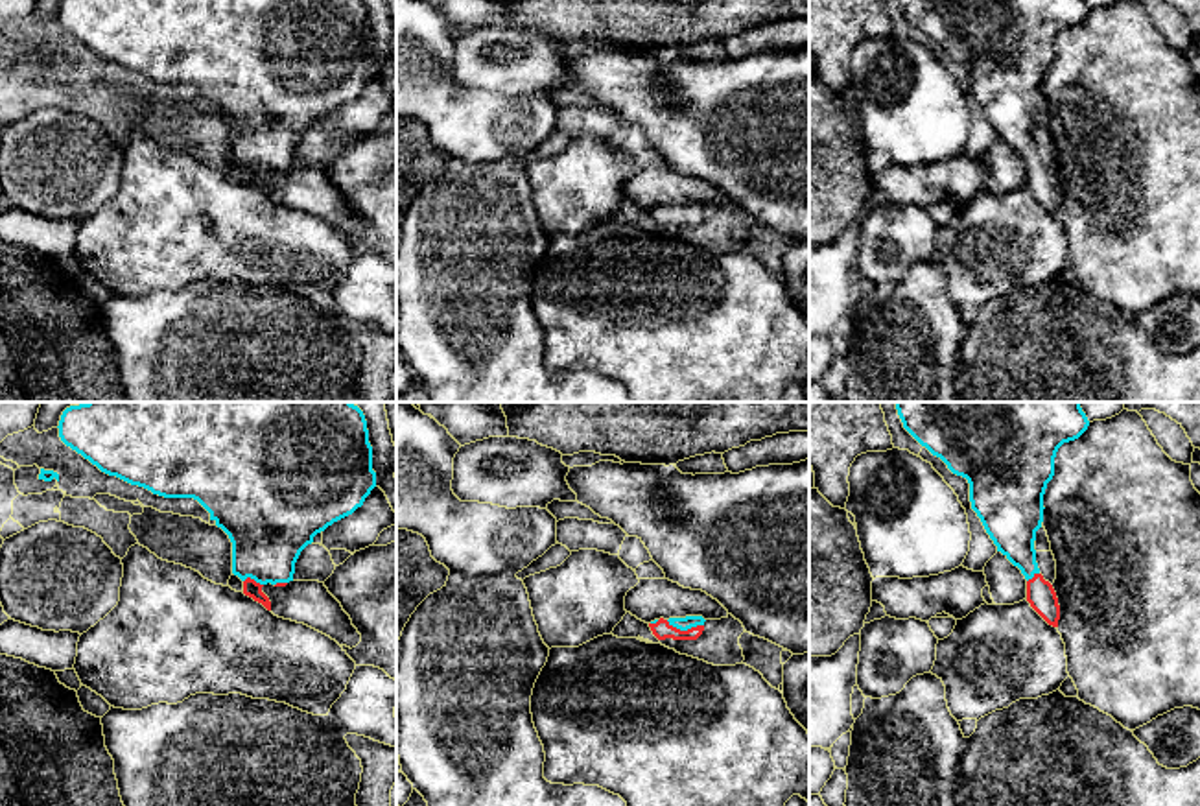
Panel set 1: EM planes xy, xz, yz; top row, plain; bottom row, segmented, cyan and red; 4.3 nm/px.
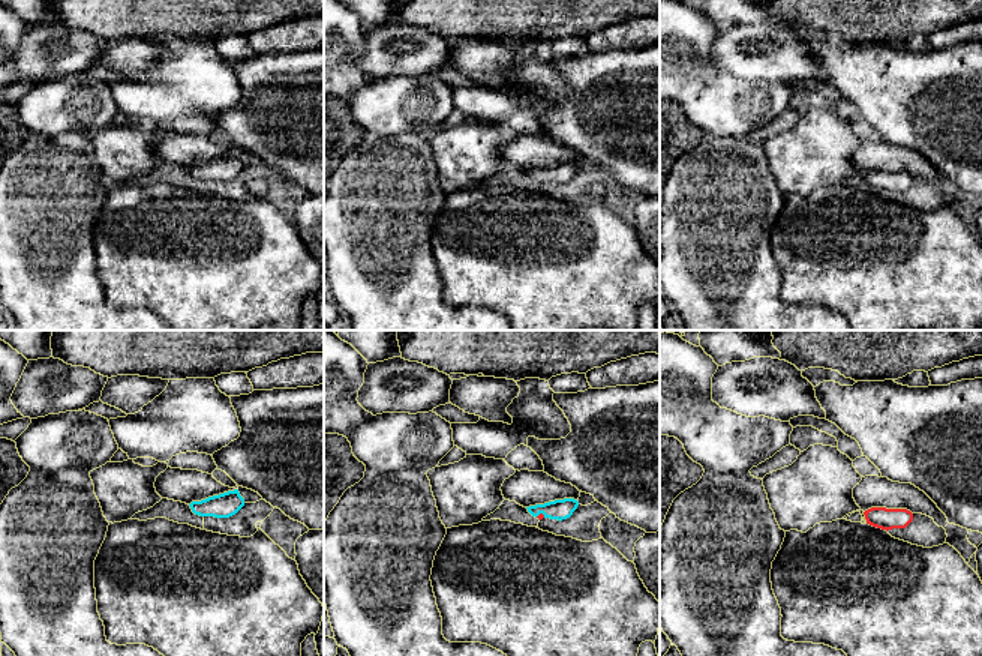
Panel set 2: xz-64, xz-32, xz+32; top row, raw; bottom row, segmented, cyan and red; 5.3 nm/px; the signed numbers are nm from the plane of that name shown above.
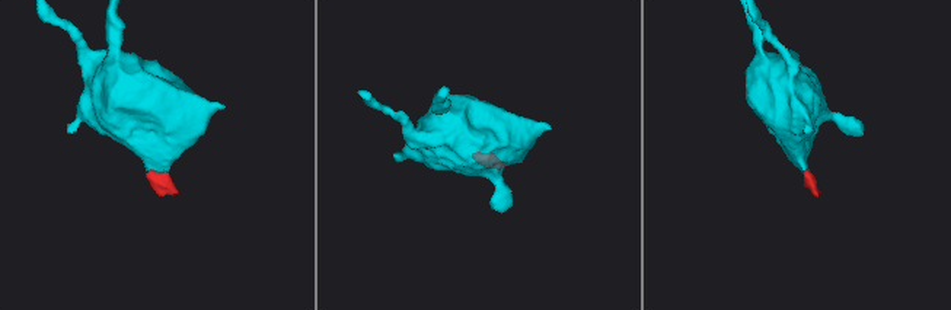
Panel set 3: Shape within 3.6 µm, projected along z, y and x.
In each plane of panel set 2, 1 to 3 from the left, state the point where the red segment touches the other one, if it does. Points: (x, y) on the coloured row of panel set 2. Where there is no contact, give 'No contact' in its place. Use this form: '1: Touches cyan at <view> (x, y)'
1: No contact
2: Touches cyan at xz-32 (540, 512)
3: No contact

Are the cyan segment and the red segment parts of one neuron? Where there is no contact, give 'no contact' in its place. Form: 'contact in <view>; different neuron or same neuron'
contact in xz; same neuron

